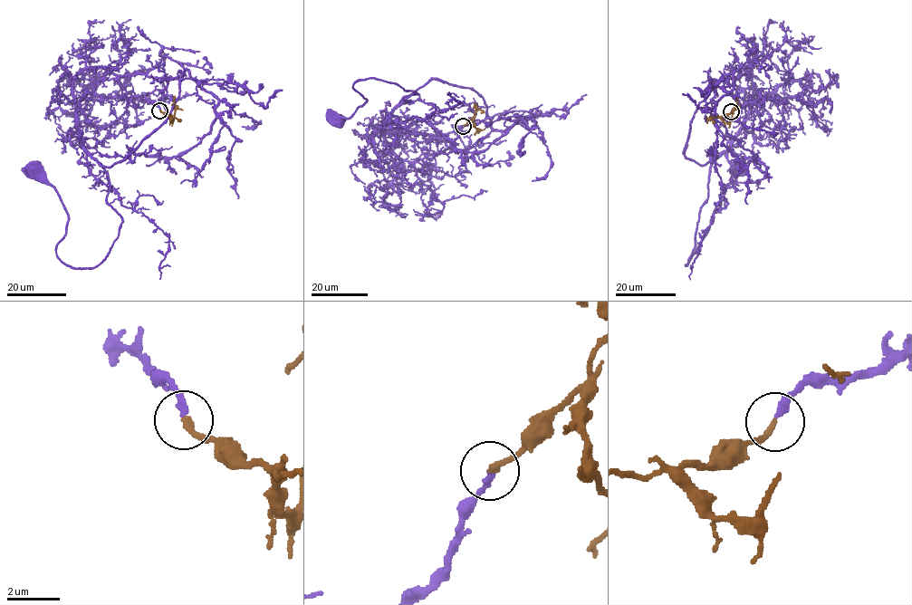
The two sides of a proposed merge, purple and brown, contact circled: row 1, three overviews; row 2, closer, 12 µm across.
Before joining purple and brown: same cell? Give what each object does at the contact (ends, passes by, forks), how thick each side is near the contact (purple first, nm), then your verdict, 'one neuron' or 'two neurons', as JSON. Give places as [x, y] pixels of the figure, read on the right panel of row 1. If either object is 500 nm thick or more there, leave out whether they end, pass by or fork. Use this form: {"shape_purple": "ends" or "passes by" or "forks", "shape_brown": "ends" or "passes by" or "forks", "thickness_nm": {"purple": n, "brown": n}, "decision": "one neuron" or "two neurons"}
{"shape_purple": "ends", "shape_brown": "ends", "thickness_nm": {"purple": 260, "brown": 240}, "decision": "one neuron"}

